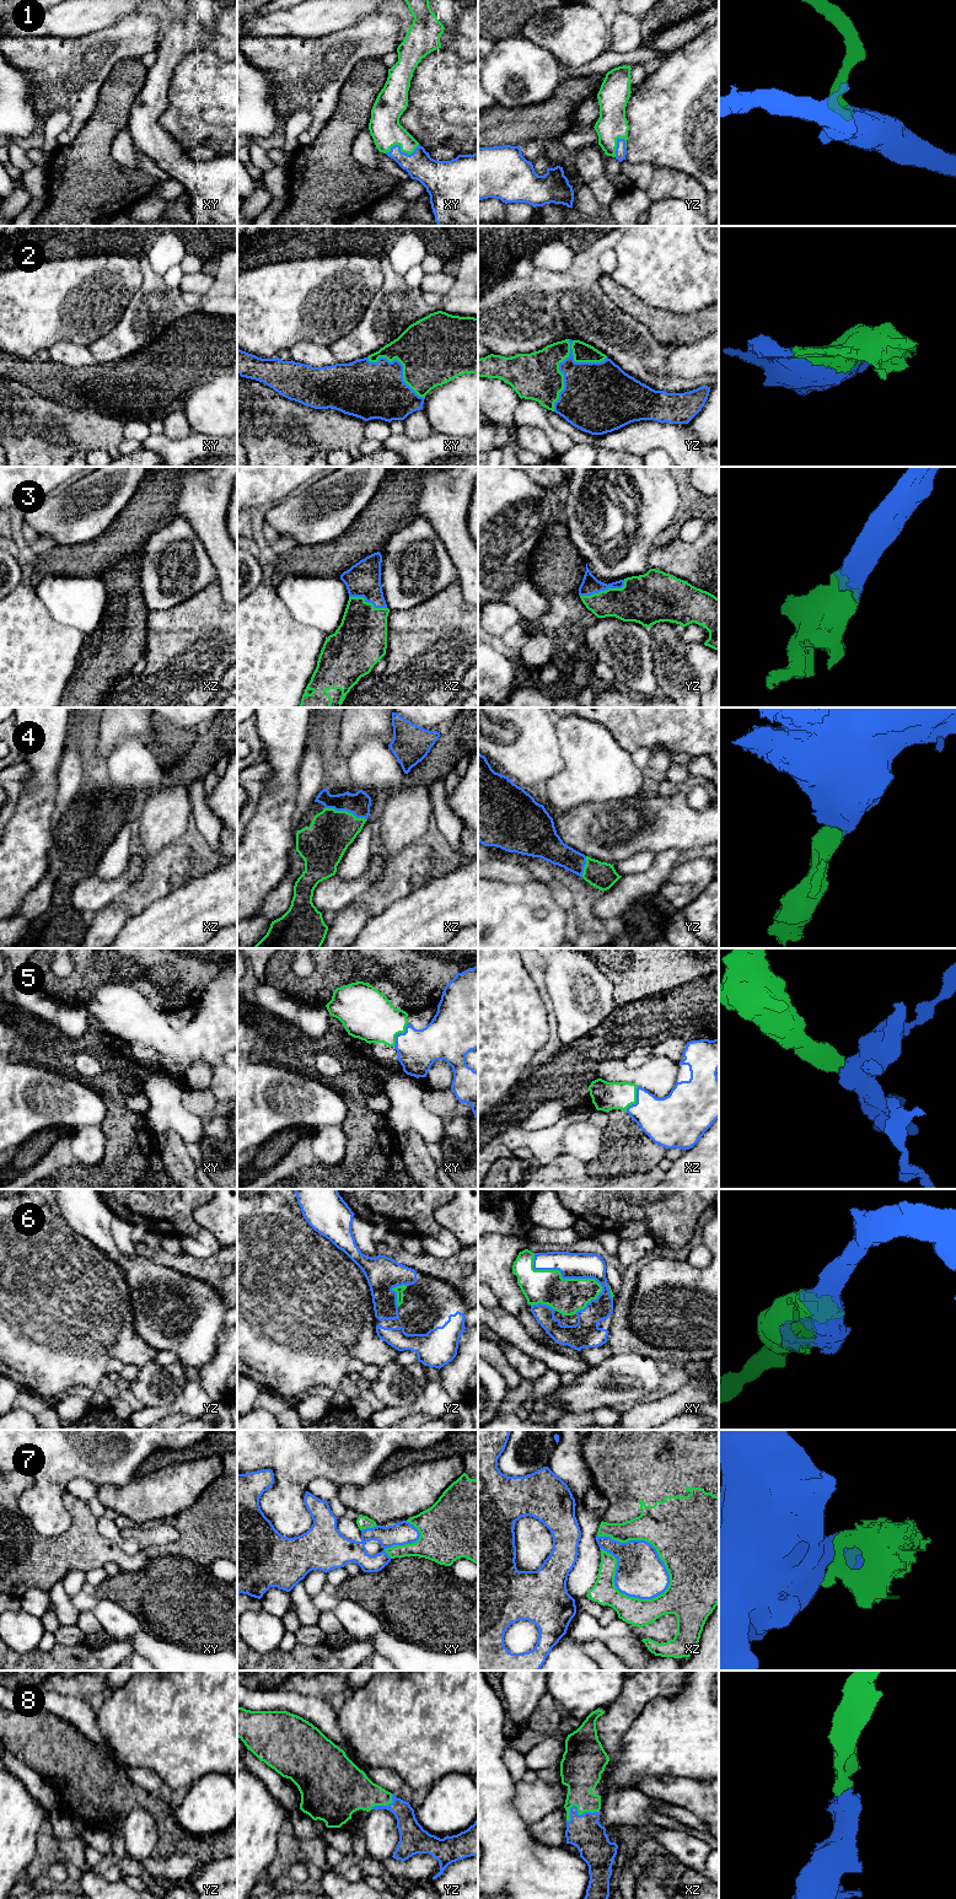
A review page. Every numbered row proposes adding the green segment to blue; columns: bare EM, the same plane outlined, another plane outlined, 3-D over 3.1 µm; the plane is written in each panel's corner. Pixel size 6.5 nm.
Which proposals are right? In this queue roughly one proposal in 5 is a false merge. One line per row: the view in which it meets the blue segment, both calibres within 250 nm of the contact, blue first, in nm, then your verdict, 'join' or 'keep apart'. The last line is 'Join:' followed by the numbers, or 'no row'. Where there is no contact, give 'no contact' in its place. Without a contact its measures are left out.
1: meets blue in xy; 180 nm thick on the blue side, 200 nm on the other; join
2: meets blue in yz; 340 nm thick on the blue side, 320 nm on the other; join
3: meets blue in yz; 120 nm thick on the blue side, 300 nm on the other; join
4: meets blue in xz; 150 nm thick on the blue side, 300 nm on the other; join
5: meets blue in xz; 320 nm thick on the blue side, 190 nm on the other; join
6: meets blue in xy; 180 nm thick on the blue side, 240 nm on the other; join
7: meets blue in xz; 320 nm thick on the blue side, 440 nm on the other; keep apart
8: meets blue in xz; 220 nm thick on the blue side, 240 nm on the other; join
Join: 1, 2, 3, 4, 5, 6, 8

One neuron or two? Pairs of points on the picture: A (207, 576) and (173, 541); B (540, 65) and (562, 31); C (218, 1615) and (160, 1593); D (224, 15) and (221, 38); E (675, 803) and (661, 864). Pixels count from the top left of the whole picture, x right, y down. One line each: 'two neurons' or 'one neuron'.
A: one neuron
B: two neurons
C: one neuron
D: one neuron
E: two neurons

